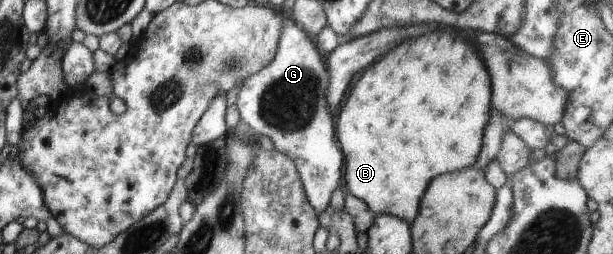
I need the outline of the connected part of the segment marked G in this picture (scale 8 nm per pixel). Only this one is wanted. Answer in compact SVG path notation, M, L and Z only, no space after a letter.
M285 18L282 21L275 57L261 70L240 81L237 101L234 104L241 123L256 136L267 136L273 143L274 150L285 154L285 157L293 162L308 206L317 216L329 209L331 193L342 182L344 169L342 153L337 142L333 142L331 109L326 106L324 100L327 77L324 57L314 46L313 38L307 37L291 19Z

